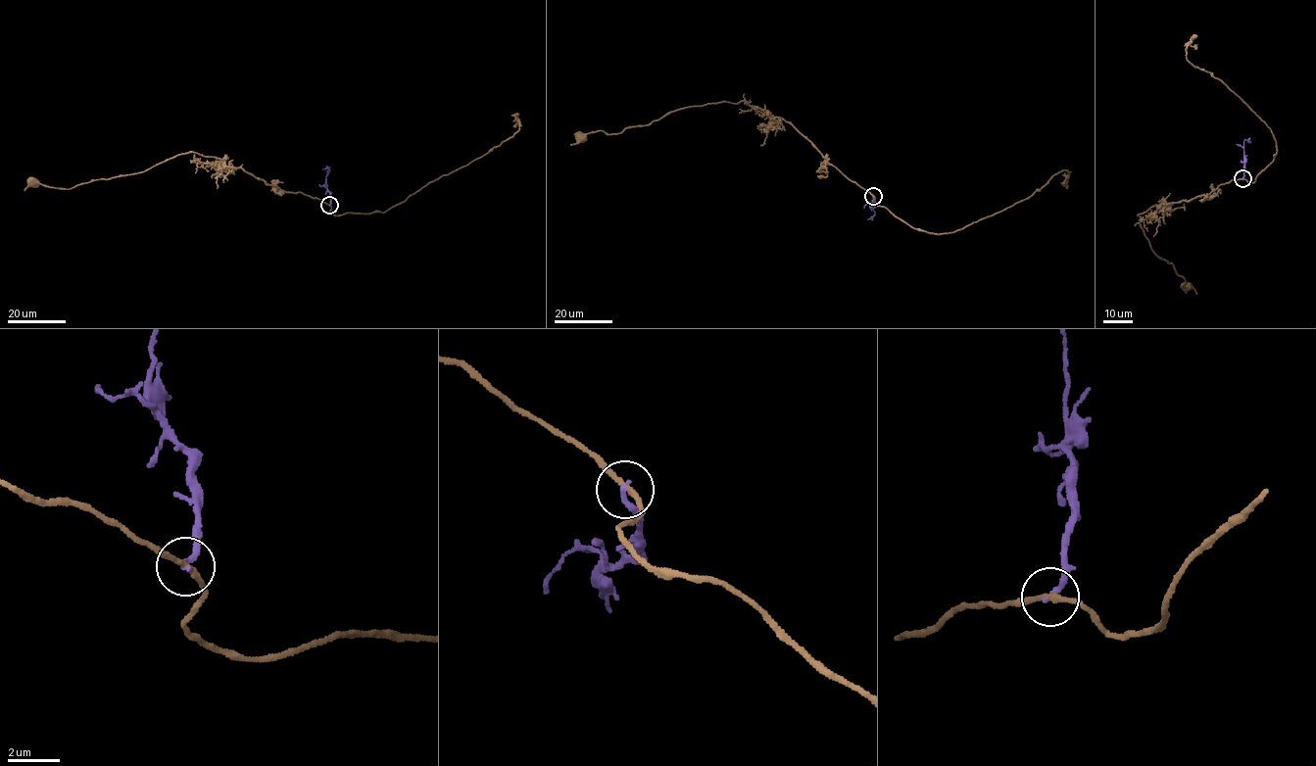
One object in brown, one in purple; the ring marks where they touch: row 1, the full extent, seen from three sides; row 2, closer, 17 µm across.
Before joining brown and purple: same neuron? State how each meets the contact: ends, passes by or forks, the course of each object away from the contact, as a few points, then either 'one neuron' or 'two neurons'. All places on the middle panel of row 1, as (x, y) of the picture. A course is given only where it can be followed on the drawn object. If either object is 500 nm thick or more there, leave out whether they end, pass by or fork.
brown passes by | purple ends | brown via (873, 196), (830, 165), (791, 124), (767, 117), (744, 101), (684, 107), (617, 133), (597, 130), (579, 137) | purple via (873, 196), (874, 204), (870, 208), (875, 214), (867, 219) | two neurons

